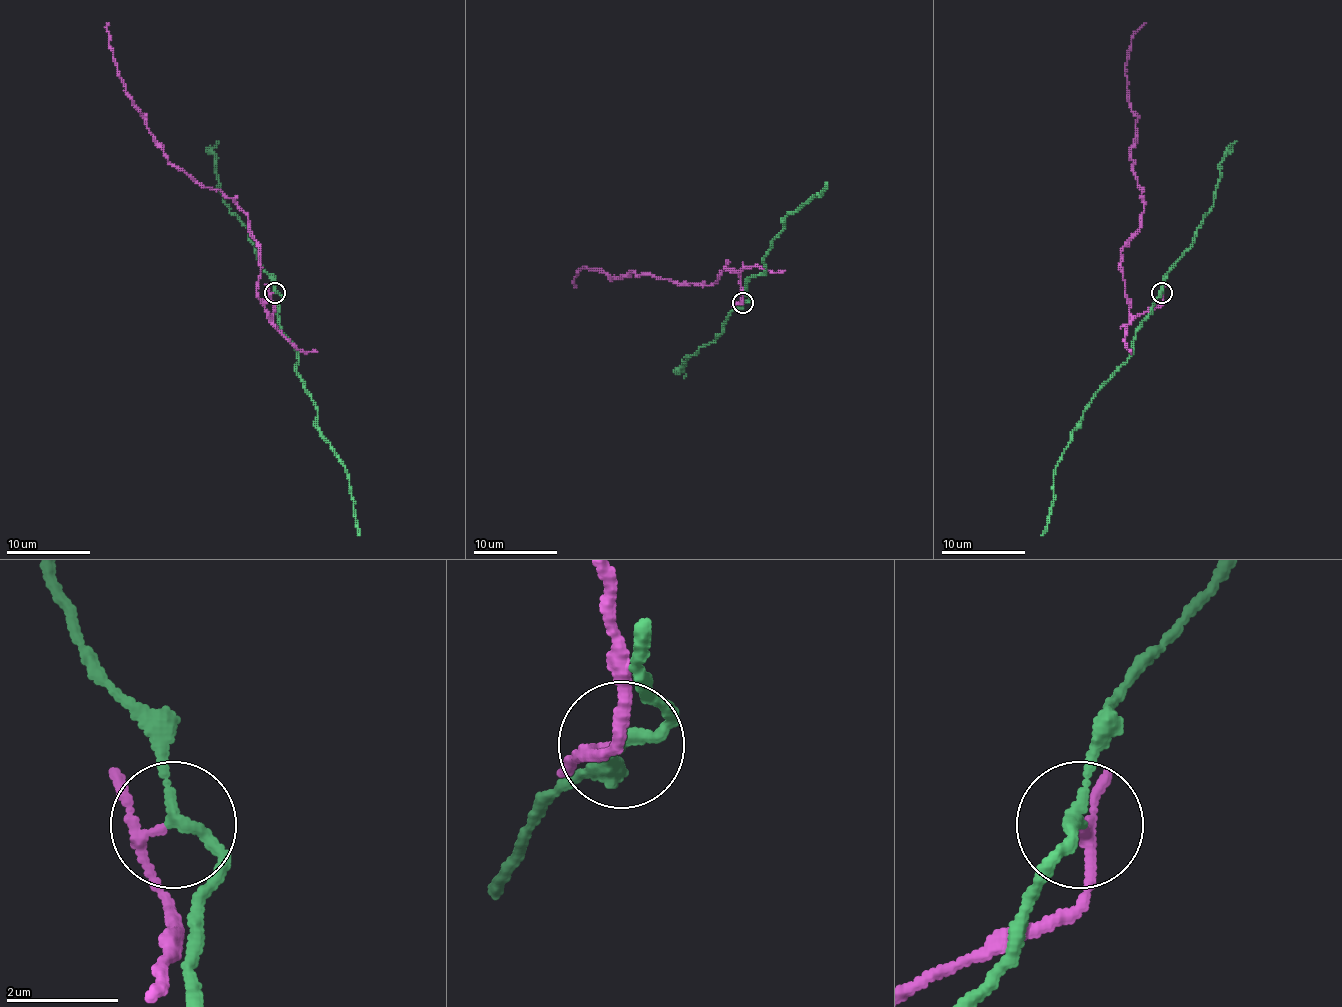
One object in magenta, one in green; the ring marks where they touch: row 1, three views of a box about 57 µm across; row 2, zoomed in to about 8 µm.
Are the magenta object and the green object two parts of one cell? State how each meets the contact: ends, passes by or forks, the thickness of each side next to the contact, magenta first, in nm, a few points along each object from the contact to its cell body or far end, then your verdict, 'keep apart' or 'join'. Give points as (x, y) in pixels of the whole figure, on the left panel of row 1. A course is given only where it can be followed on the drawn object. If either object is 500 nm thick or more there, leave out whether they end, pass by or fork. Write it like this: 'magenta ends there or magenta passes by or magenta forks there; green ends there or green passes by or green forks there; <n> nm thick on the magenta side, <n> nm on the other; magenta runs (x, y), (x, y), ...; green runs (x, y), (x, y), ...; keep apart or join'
magenta passes by; green passes by; 130 nm thick on the magenta side, 190 nm on the other; magenta runs (273, 293), (271, 316), (256, 291), (260, 248), (248, 227), (248, 215), (168, 160), (117, 69), (109, 23); green runs (275, 293), (282, 297), (279, 328), (294, 347), (296, 373), (315, 404), (317, 428), (345, 468), (359, 535); keep apart

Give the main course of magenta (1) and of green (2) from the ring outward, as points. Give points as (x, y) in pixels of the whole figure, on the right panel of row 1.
1: (1161, 293), (1154, 307), (1129, 312), (1121, 248), (1144, 210), (1125, 69), (1131, 38), (1146, 23)
2: (1161, 293), (1133, 339), (1129, 358), (1089, 404), (1072, 432), (1072, 440), (1055, 468), (1051, 514), (1041, 535)

